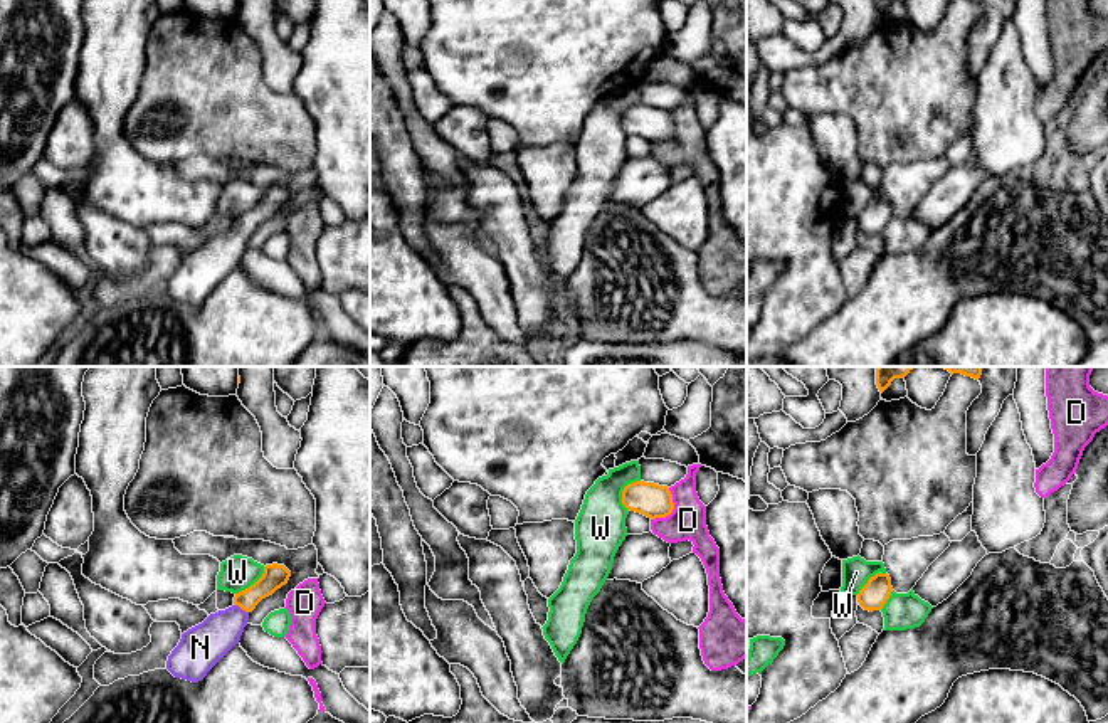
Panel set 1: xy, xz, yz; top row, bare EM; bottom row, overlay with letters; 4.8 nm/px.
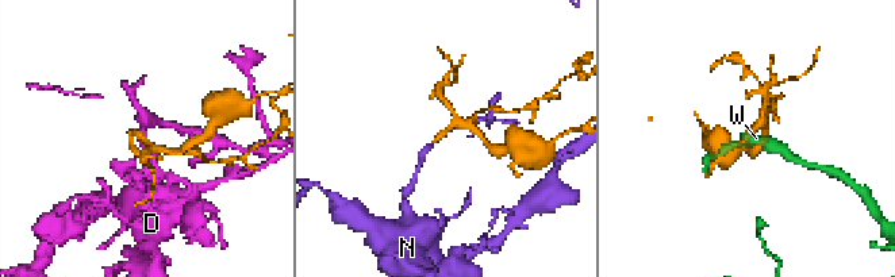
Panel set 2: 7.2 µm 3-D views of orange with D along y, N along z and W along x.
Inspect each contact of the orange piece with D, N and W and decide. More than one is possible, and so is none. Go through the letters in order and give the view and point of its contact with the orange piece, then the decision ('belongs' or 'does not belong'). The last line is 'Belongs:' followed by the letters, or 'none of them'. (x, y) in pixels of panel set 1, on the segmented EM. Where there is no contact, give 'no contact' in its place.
D: meets orange in xz at (673, 508); does not belong
N: meets orange in xy at (241, 607); belongs
W: meets orange in xz at (622, 493); does not belong
Belongs: N

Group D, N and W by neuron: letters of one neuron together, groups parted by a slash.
D / N / W

